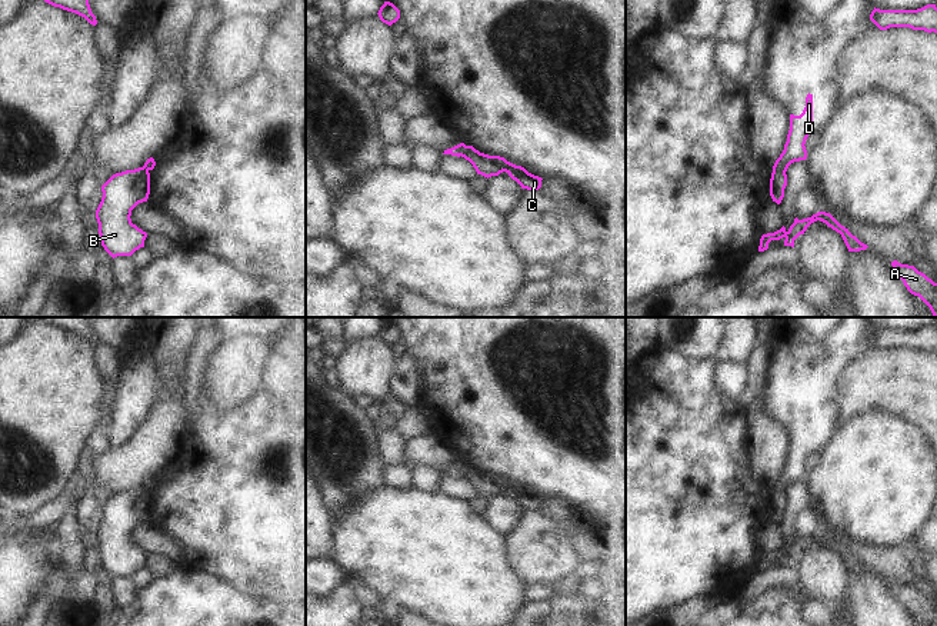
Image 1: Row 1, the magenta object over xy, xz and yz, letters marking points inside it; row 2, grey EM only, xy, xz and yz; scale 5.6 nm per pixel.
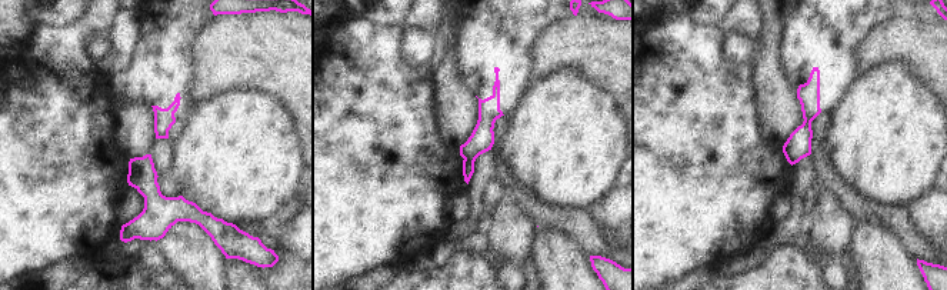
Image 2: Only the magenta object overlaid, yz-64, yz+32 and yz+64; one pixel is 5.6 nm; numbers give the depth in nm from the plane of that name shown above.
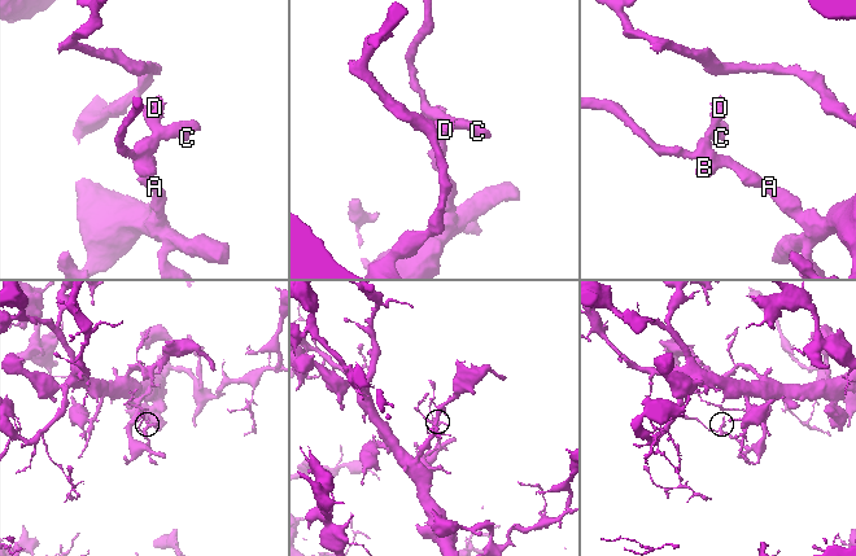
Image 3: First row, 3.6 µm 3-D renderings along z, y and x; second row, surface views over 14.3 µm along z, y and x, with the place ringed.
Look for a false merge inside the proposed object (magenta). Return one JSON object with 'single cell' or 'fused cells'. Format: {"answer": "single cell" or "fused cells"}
{"answer": "fused cells"}

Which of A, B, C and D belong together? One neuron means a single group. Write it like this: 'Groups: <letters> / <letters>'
Groups: A B / C D

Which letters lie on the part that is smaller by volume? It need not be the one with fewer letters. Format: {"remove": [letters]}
{"remove": ["C", "D"]}

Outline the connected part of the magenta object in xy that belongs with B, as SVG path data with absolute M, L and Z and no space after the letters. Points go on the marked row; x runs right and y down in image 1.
M144 167L126 170L113 174L101 186L103 197L96 210L99 223L99 234L101 246L114 259L117 256L131 256L140 247L144 247L147 233L131 223L131 210L143 202L147 202L150 194L150 173Z

